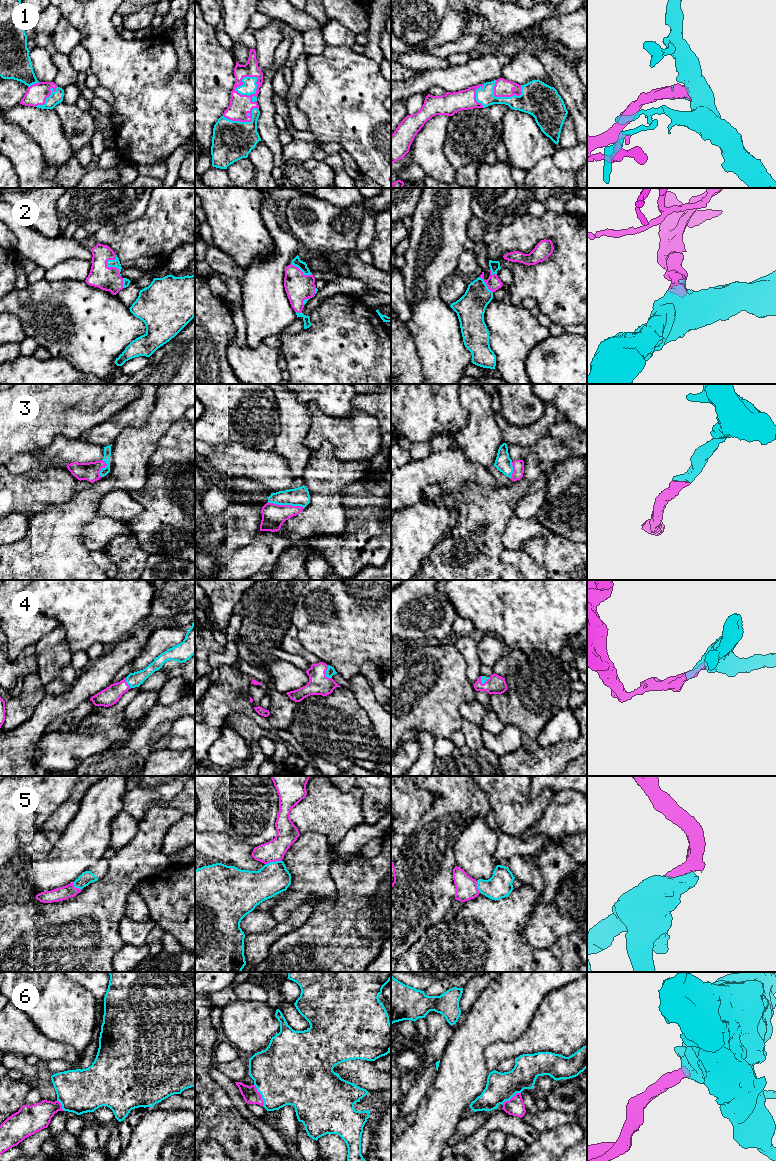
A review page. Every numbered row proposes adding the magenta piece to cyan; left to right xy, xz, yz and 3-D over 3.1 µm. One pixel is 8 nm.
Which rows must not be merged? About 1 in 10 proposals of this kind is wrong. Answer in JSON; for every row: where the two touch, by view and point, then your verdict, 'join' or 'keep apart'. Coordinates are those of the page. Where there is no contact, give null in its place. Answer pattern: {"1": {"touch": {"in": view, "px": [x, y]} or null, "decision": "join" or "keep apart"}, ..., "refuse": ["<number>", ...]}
{"1": {"touch": {"in": "xz", "px": [255, 83]}, "decision": "join"}, "2": {"touch": {"in": "xy", "px": [109, 267]}, "decision": "join"}, "3": {"touch": {"in": "xz", "px": [286, 504]}, "decision": "join"}, "4": {"touch": {"in": "xz", "px": [325, 672]}, "decision": "join"}, "5": {"touch": {"in": "xz", "px": [273, 862]}, "decision": "join"}, "6": {"touch": {"in": "xz", "px": [261, 1095]}, "decision": "join"}, "refuse": []}

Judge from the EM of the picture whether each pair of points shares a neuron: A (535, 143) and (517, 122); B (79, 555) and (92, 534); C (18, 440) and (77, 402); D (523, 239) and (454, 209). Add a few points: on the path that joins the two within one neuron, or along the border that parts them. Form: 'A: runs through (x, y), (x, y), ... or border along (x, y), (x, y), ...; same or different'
A: runs through (530, 138), (519, 127); same
B: border along (88, 522), (81, 532), (81, 541), (90, 551); different
C: runs through (33, 425), (41, 425), (42, 421), (62, 402); same
D: border along (473, 215), (468, 223), (468, 236), (472, 240); different

